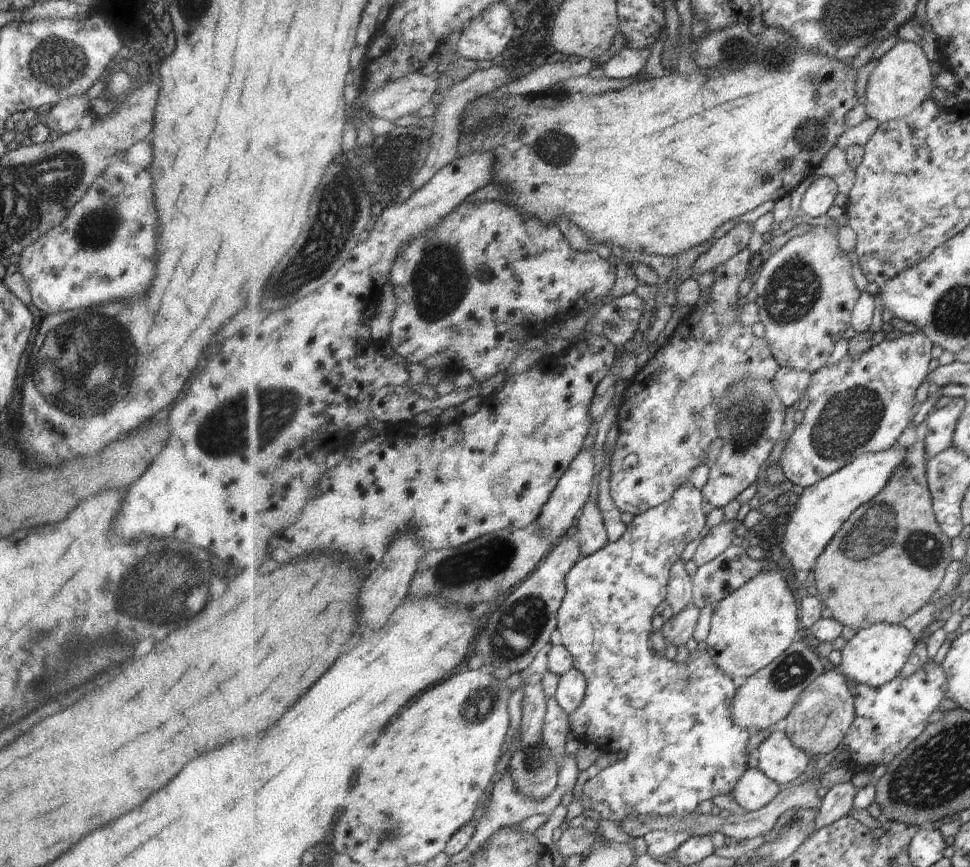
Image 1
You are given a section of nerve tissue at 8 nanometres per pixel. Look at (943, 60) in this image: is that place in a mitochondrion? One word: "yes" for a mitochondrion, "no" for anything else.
no

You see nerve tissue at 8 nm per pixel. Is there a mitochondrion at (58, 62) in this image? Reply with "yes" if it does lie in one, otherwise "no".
yes

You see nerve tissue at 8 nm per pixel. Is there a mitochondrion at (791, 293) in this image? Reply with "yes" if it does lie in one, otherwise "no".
yes

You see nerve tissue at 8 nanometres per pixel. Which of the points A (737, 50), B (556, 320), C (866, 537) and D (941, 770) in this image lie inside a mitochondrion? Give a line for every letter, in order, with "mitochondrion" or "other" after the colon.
A: mitochondrion
B: other
C: mitochondrion
D: mitochondrion

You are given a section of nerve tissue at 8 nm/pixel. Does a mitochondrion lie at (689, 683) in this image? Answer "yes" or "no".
yes

